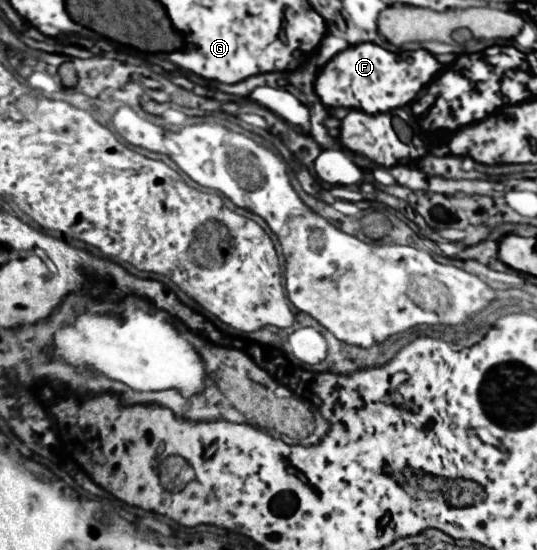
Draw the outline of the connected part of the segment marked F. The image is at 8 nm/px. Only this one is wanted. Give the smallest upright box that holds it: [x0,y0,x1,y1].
[315,44,445,114]

